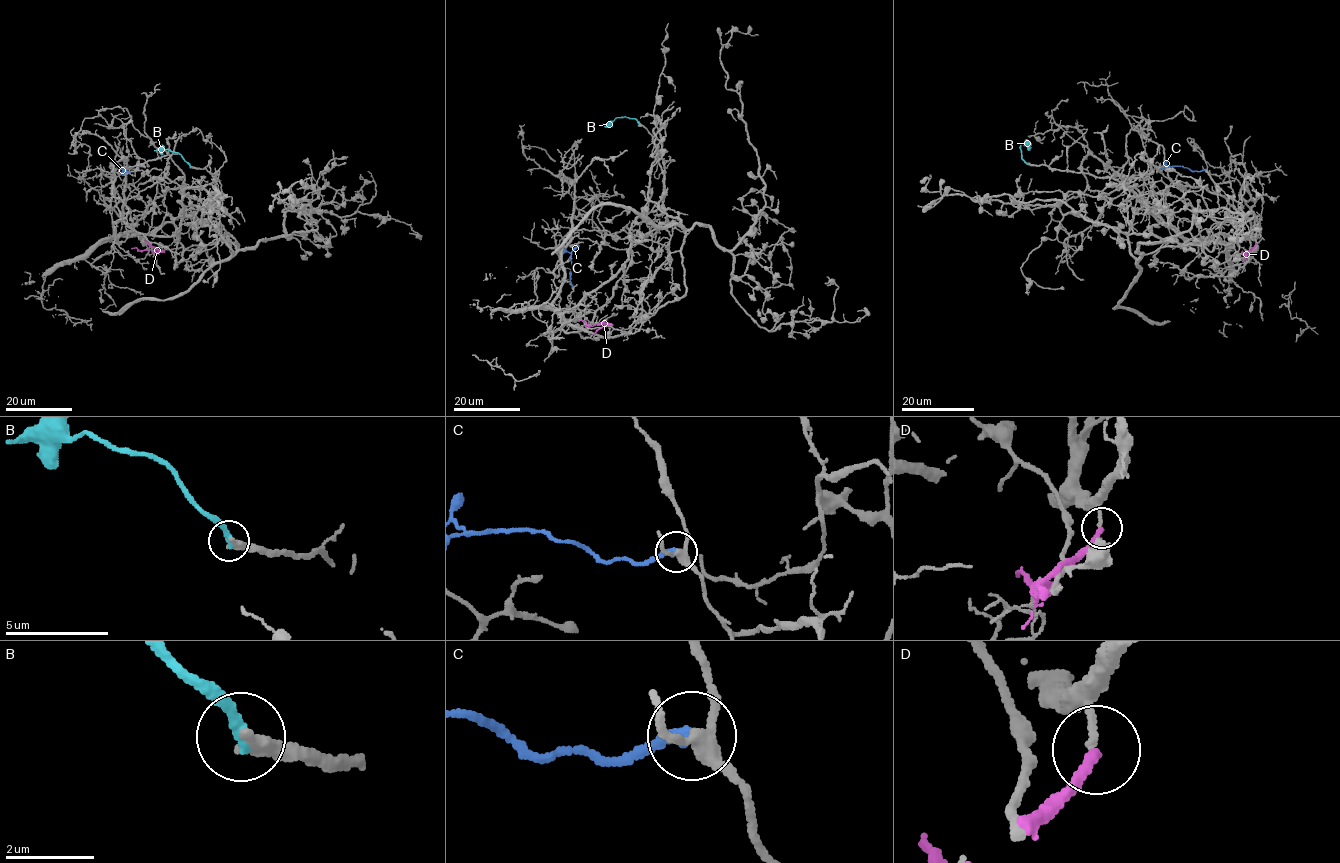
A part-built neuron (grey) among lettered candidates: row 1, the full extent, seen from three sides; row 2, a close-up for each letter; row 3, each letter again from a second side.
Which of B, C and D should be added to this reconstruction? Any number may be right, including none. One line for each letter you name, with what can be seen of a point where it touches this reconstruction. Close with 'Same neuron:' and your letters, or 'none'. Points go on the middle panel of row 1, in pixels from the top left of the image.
Same neuron: none

